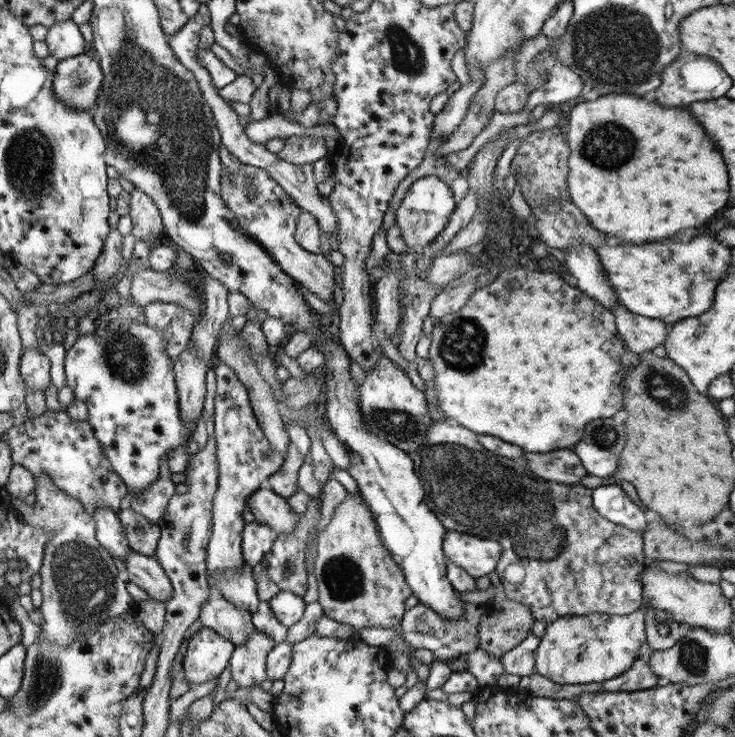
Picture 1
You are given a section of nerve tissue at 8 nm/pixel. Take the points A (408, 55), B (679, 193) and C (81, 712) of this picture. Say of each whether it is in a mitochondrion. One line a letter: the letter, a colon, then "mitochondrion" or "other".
A: mitochondrion
B: other
C: other

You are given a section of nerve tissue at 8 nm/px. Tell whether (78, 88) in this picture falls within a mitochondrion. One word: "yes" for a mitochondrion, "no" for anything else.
yes

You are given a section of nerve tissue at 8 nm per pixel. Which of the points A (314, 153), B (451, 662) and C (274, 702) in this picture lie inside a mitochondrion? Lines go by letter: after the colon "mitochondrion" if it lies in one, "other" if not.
A: other
B: other
C: other

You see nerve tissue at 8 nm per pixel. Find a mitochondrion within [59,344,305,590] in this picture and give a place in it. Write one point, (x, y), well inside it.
(288, 568)

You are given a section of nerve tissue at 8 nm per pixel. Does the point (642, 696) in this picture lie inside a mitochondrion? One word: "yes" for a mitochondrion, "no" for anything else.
no

